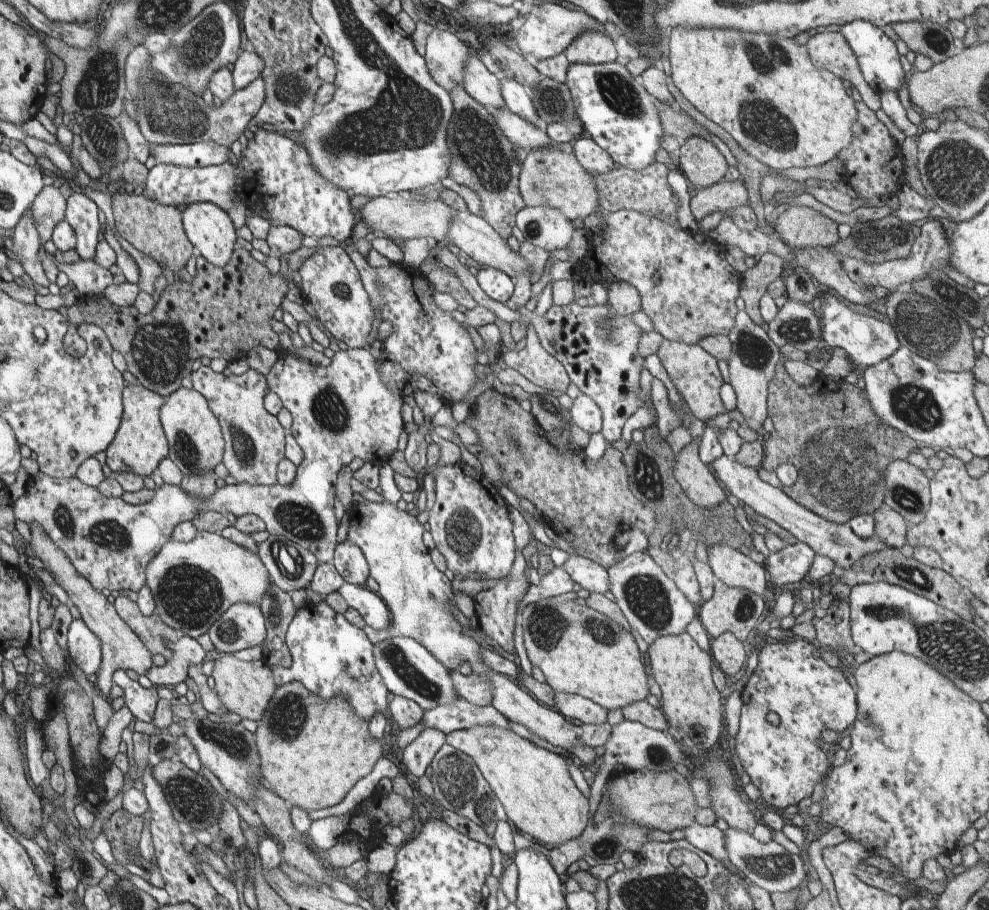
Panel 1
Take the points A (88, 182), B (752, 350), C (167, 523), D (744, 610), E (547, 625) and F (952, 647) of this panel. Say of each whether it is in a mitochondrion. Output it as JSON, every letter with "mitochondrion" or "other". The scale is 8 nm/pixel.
{"A":"other","B":"mitochondrion","C":"other","D":"mitochondrion","E":"mitochondrion","F":"mitochondrion"}

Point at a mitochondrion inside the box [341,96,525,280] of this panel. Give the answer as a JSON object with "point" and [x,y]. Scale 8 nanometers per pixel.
{"point":[493,162]}

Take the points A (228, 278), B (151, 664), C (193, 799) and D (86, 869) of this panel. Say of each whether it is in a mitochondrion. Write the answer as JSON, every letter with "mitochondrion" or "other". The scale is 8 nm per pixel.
{"A":"other","B":"other","C":"mitochondrion","D":"mitochondrion"}

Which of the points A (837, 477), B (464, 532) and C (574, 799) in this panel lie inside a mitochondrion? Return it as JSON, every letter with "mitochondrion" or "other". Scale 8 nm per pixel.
{"A":"mitochondrion","B":"mitochondrion","C":"other"}

